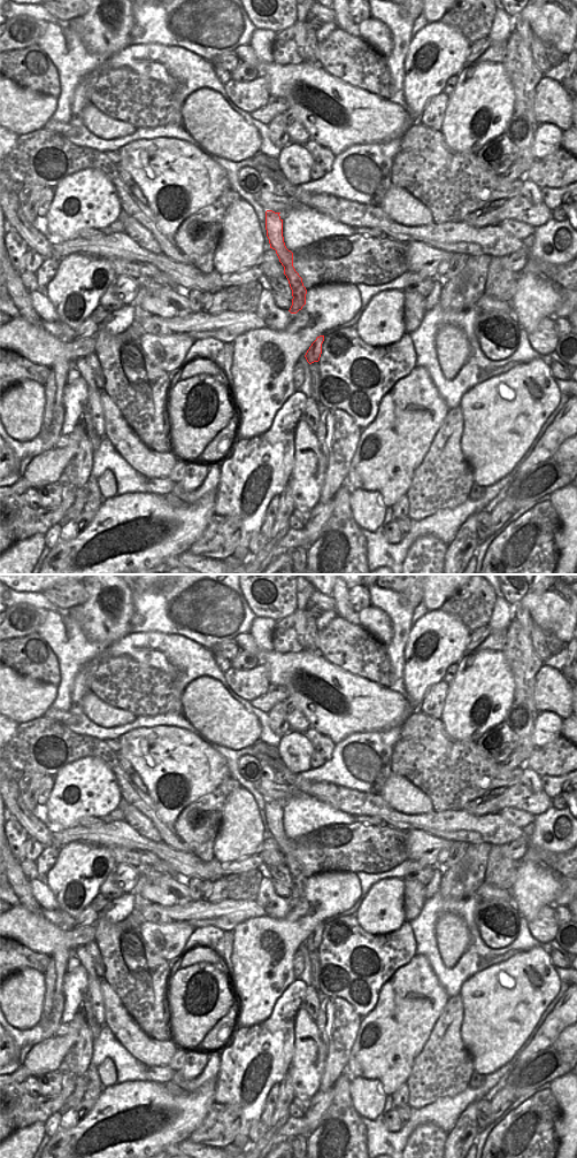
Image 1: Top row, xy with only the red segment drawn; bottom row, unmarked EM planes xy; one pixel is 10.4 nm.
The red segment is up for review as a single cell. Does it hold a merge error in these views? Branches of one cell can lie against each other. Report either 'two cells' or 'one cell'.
two cells

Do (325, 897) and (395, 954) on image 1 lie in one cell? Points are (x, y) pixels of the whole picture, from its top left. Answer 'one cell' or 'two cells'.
two cells

